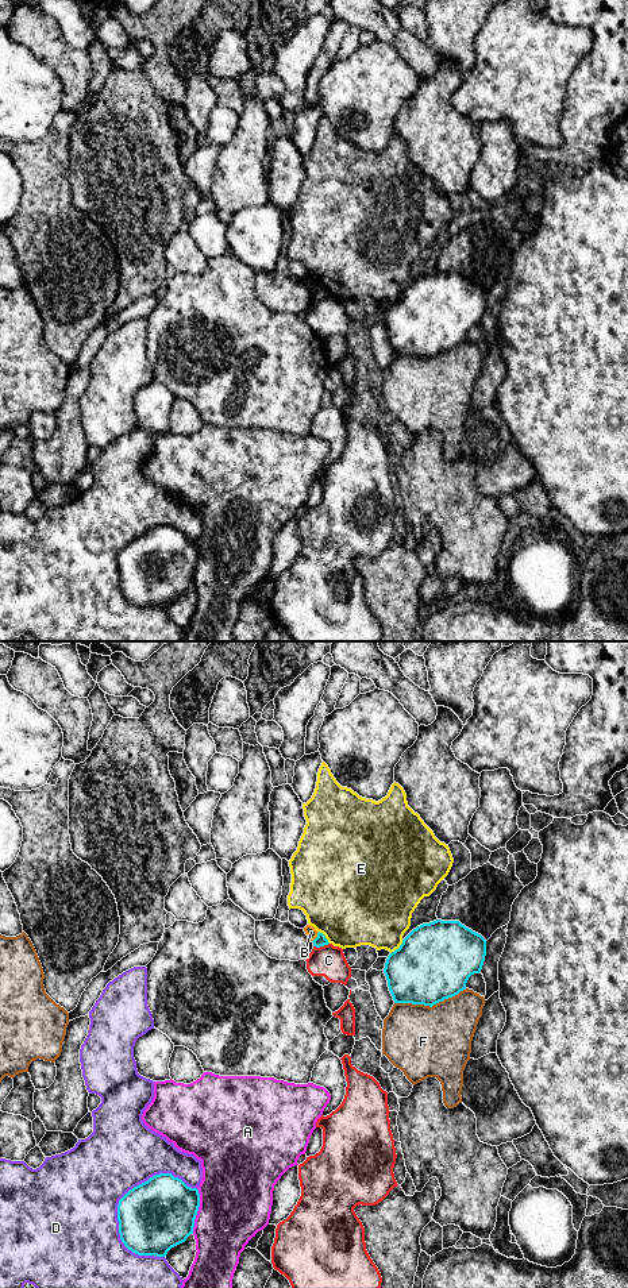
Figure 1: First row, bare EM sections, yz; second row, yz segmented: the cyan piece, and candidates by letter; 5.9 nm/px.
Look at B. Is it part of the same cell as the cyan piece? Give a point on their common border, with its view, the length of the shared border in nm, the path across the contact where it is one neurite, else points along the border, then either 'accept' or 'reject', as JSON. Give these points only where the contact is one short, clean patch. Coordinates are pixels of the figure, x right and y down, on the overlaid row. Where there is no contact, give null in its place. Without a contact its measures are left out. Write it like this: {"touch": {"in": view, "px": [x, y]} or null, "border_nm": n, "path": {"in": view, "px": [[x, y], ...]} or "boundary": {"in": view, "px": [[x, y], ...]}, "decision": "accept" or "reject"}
{"touch": {"in": "yz", "px": [316, 937]}, "border_nm": 80, "boundary": {"in": "yz", "px": [[319, 932], [312, 941]]}, "decision": "reject"}

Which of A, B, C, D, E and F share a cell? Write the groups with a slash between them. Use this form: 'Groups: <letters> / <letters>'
Groups: A / B F / C / D / E

